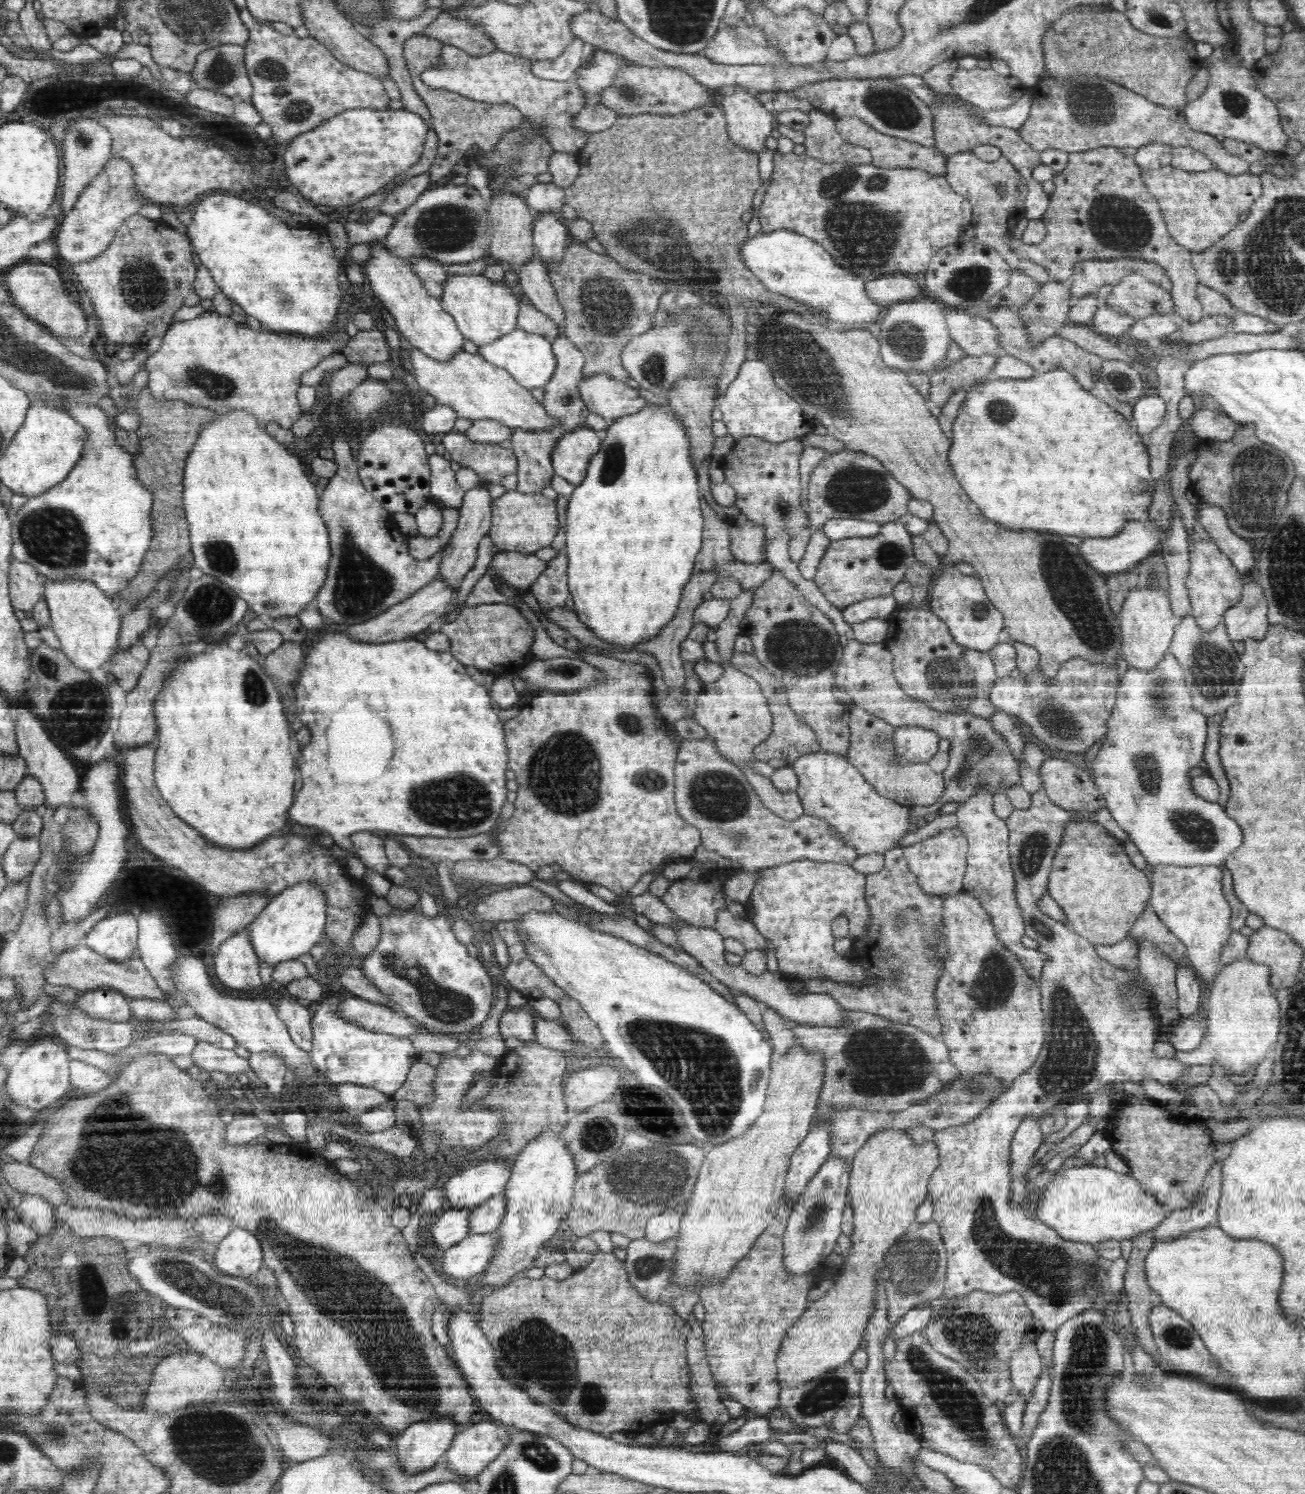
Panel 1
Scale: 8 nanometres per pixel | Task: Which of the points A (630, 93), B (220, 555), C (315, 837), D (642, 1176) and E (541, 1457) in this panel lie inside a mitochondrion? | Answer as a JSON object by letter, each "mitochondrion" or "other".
{"A":"mitochondrion","B":"mitochondrion","C":"other","D":"mitochondrion","E":"mitochondrion"}

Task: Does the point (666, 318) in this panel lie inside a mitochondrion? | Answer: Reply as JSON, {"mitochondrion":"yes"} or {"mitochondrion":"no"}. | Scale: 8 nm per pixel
{"mitochondrion":"no"}

